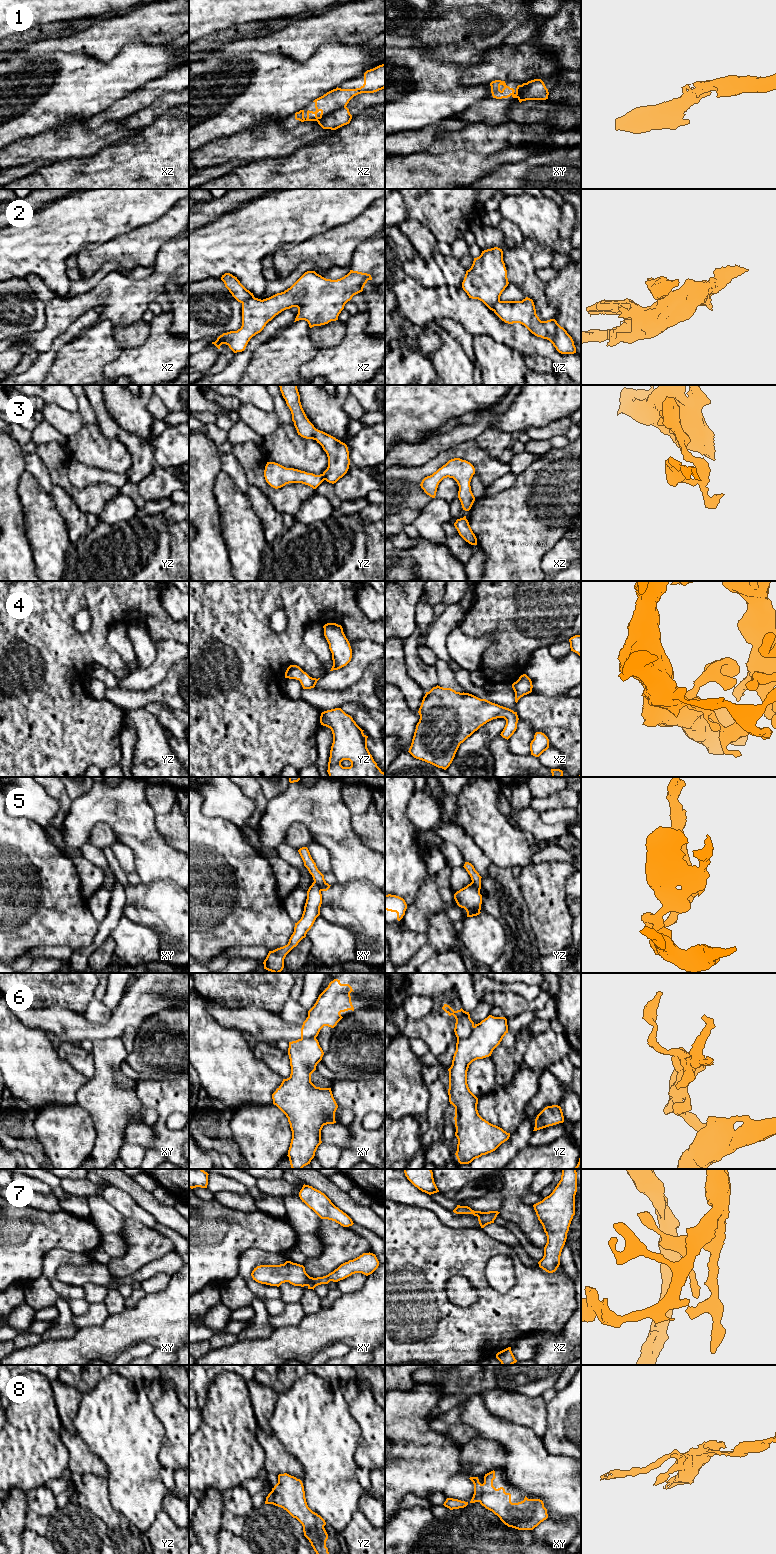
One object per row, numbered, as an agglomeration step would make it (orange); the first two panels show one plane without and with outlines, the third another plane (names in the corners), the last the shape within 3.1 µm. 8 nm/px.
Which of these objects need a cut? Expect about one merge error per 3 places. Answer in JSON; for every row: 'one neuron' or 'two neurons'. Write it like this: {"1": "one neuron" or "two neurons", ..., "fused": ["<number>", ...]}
{"1": "two neurons", "2": "two neurons", "3": "two neurons", "4": "one neuron", "5": "two neurons", "6": "two neurons", "7": "one neuron", "8": "two neurons", "fused": ["1", "2", "3", "5", "6", "8"]}

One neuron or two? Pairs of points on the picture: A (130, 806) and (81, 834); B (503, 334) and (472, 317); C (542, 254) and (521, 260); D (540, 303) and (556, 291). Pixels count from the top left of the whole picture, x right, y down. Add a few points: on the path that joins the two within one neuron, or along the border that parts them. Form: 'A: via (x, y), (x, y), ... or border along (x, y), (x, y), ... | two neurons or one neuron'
A: via (117, 815), (96, 816), (91, 821) | one neuron
B: via (495, 328), (480, 319) | one neuron
C: border along (524, 238), (535, 244), (533, 265), (536, 269) | two neurons
D: border along (544, 283), (545, 299), (556, 309), (554, 318) | two neurons

